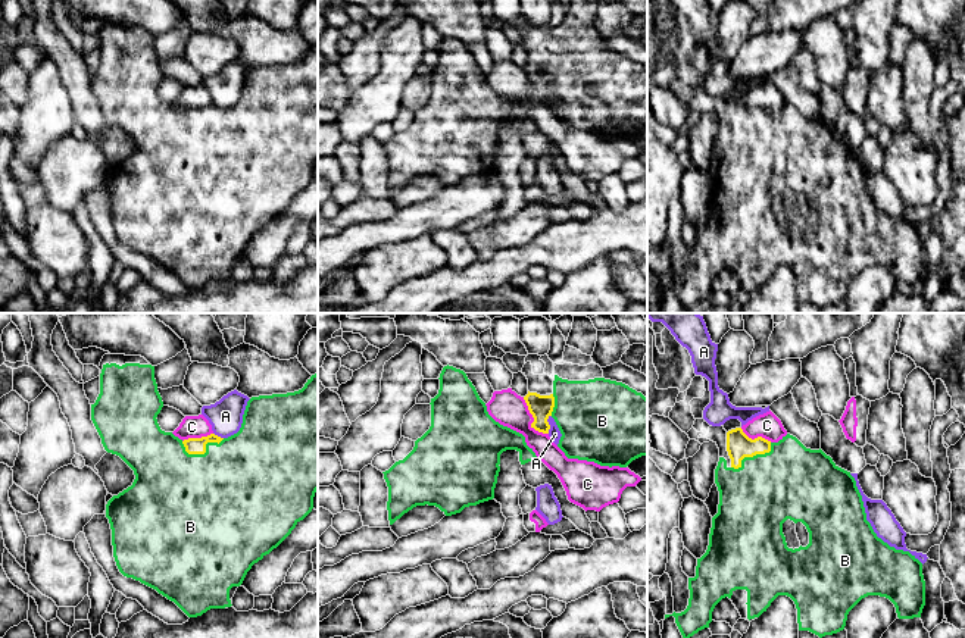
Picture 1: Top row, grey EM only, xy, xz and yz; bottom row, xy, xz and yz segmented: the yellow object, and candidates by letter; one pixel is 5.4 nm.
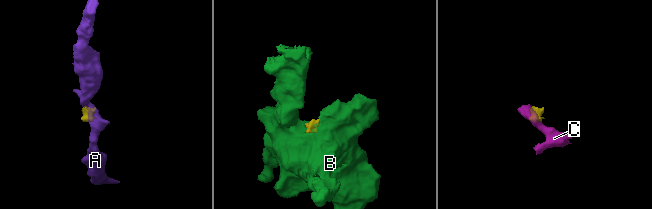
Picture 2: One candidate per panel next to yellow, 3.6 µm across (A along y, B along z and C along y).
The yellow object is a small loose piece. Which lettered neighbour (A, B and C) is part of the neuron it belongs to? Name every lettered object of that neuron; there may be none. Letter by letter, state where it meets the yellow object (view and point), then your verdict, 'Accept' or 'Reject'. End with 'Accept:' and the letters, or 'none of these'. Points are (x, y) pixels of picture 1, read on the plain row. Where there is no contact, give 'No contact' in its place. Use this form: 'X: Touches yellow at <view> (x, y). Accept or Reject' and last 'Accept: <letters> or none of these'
A: Touches yellow at xz (547, 94). Reject
B: Touches yellow at xy (203, 124). Accept
C: Touches yellow at xz (534, 90). Reject
Accept: B

